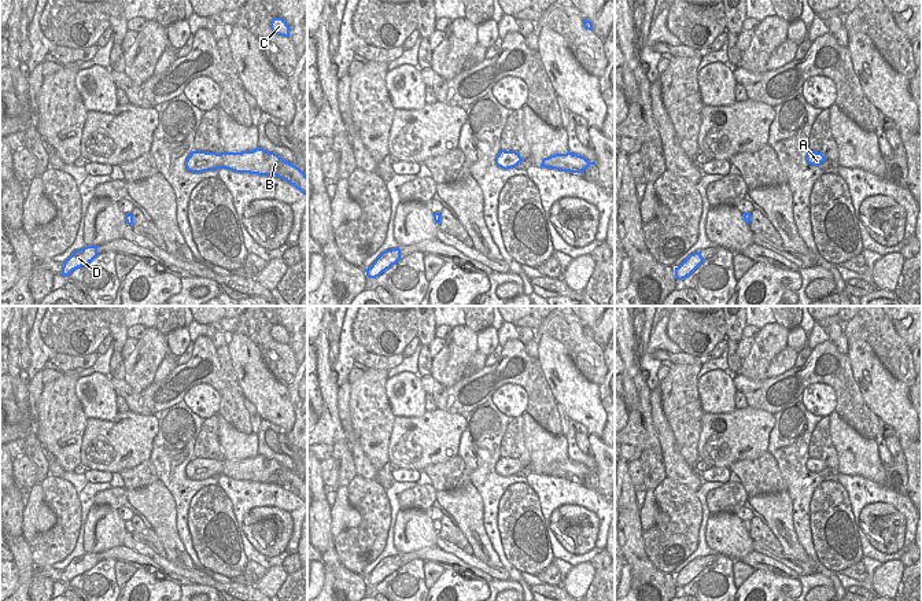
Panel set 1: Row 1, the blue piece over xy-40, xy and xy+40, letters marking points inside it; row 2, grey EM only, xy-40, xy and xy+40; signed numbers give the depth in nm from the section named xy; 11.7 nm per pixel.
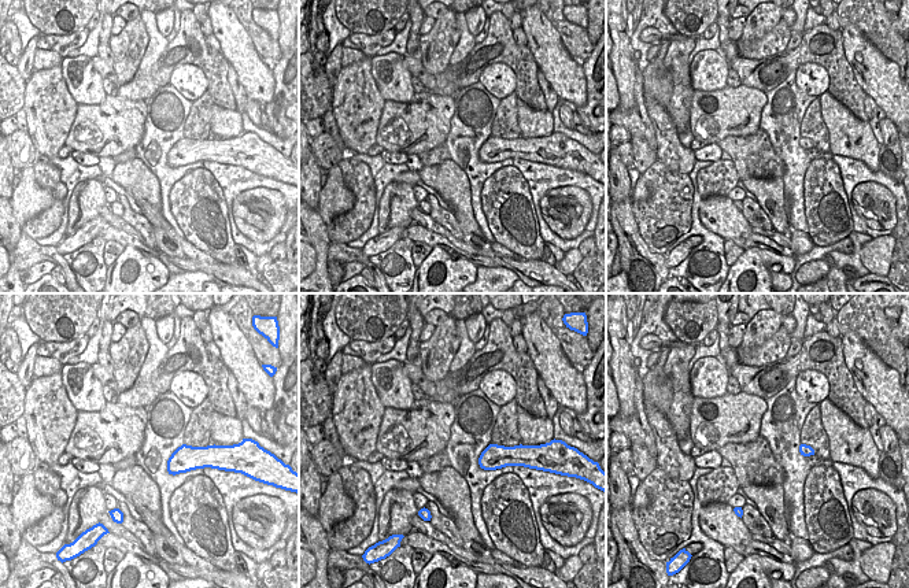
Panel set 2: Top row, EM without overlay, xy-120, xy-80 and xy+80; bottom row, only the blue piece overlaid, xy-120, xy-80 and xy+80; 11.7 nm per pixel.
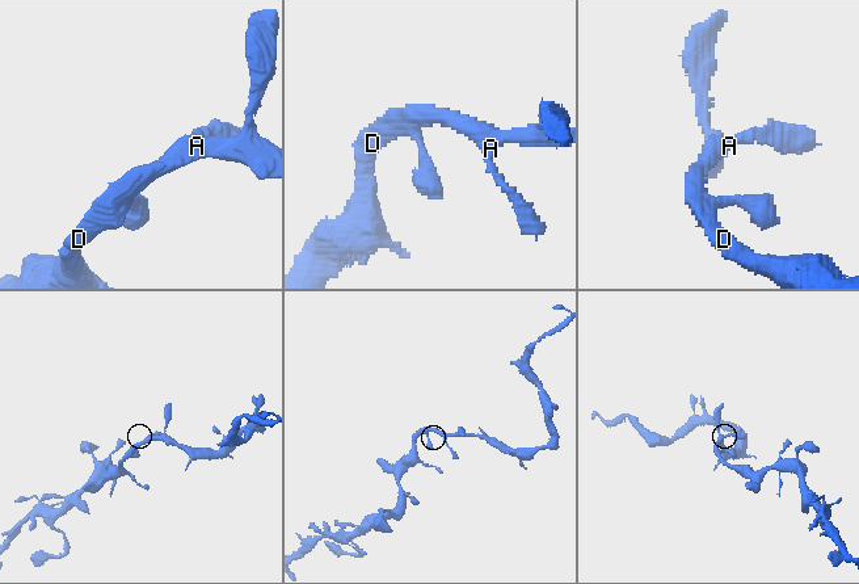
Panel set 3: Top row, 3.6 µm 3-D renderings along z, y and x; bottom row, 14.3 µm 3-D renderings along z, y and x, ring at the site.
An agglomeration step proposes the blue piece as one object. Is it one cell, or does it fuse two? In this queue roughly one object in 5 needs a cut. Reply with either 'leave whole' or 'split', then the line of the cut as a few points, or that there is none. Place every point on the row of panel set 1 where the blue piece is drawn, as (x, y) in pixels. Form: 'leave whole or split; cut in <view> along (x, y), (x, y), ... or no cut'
leave whole; no cut

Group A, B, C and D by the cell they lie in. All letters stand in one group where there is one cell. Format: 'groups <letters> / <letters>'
groups A B C D

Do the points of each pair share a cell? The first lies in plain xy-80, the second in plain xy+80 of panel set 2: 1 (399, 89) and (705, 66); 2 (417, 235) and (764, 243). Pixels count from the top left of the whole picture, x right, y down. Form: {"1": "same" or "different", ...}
{"1": "same", "2": "same"}

